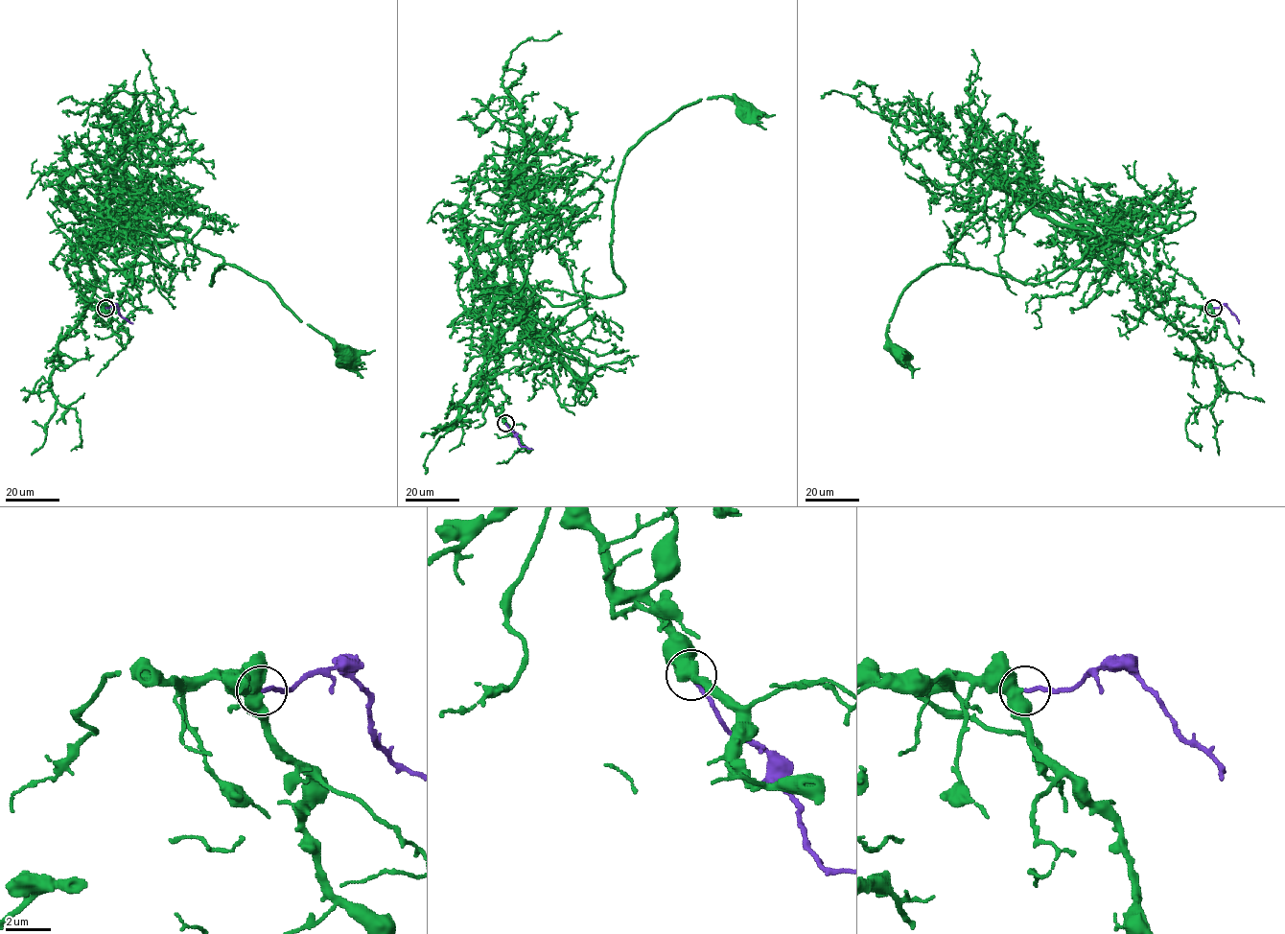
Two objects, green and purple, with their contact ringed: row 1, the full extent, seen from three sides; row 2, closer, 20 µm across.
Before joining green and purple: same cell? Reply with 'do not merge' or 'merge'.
merge

